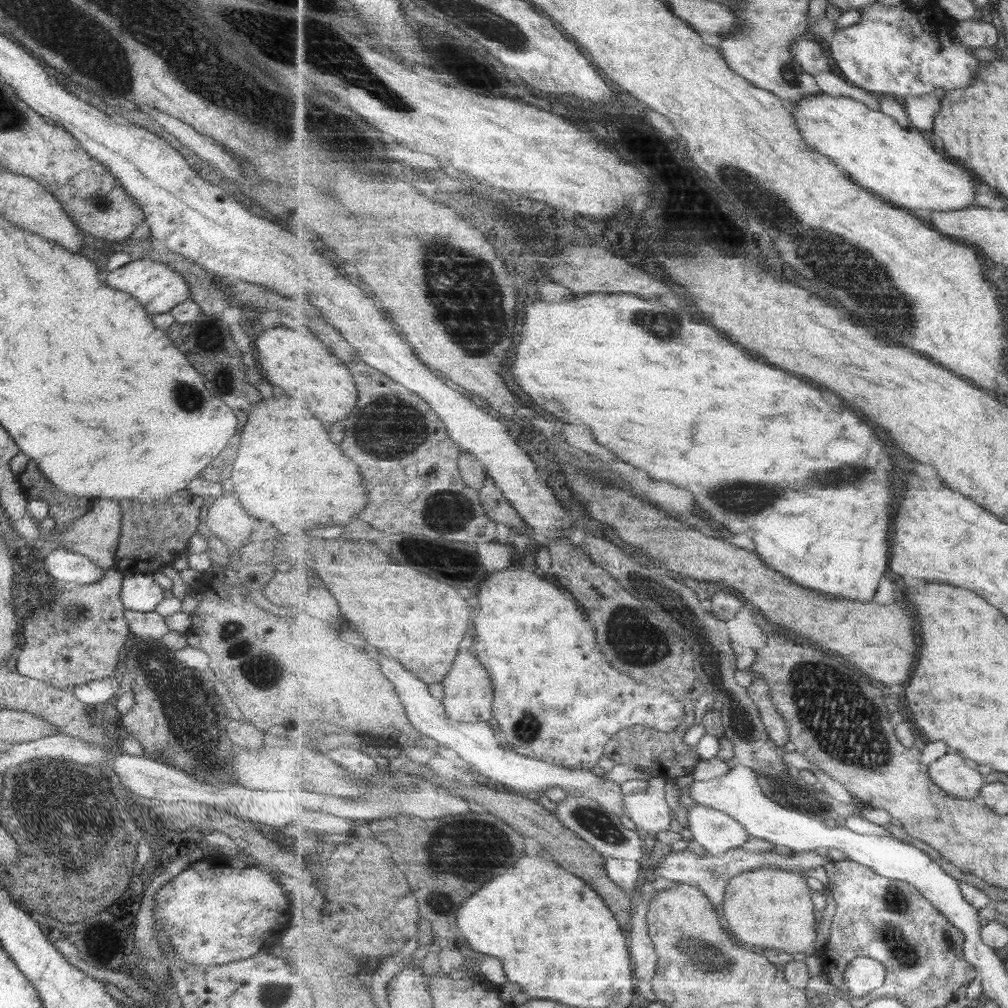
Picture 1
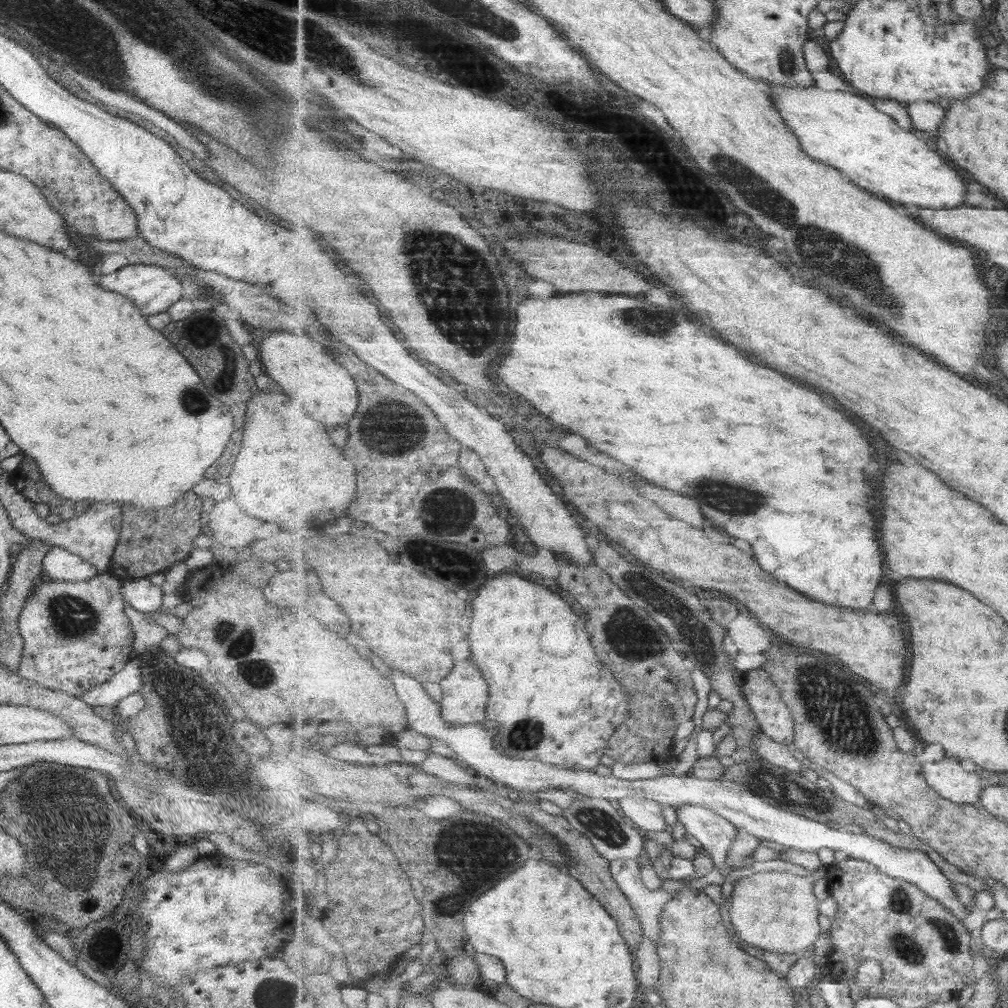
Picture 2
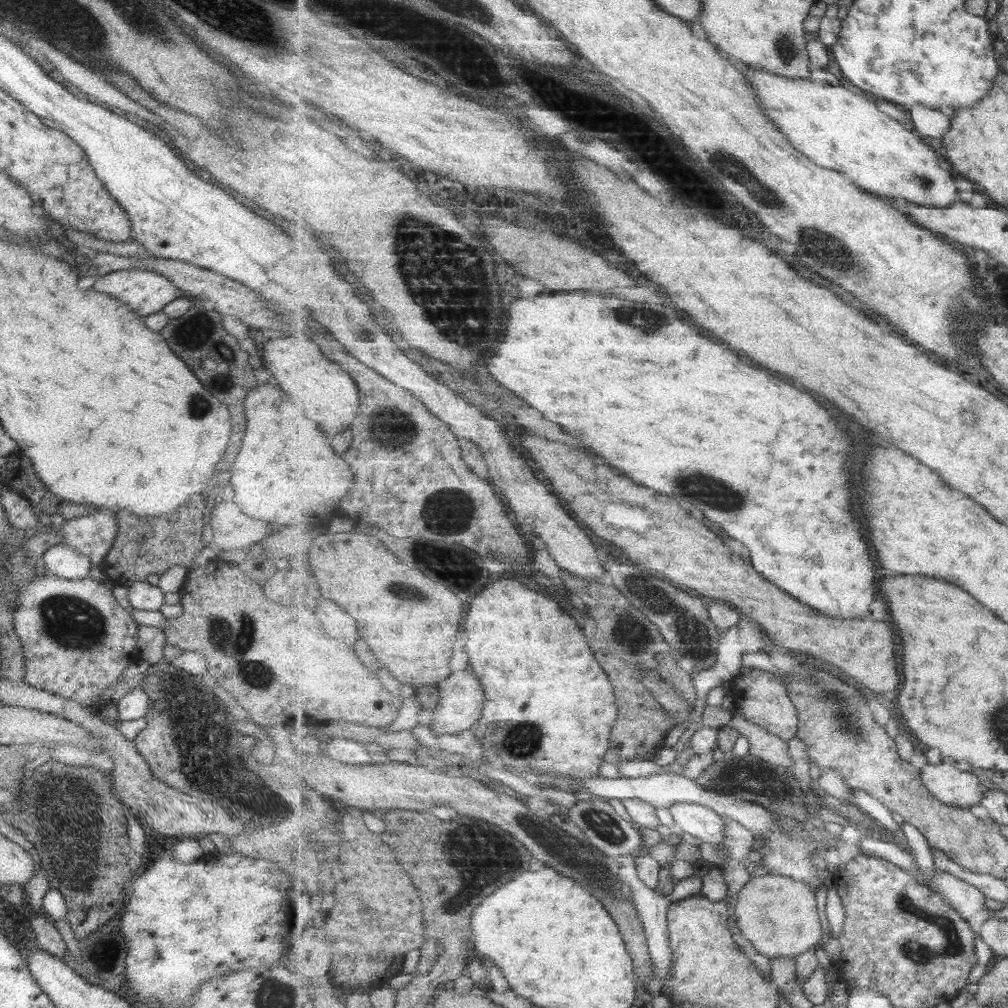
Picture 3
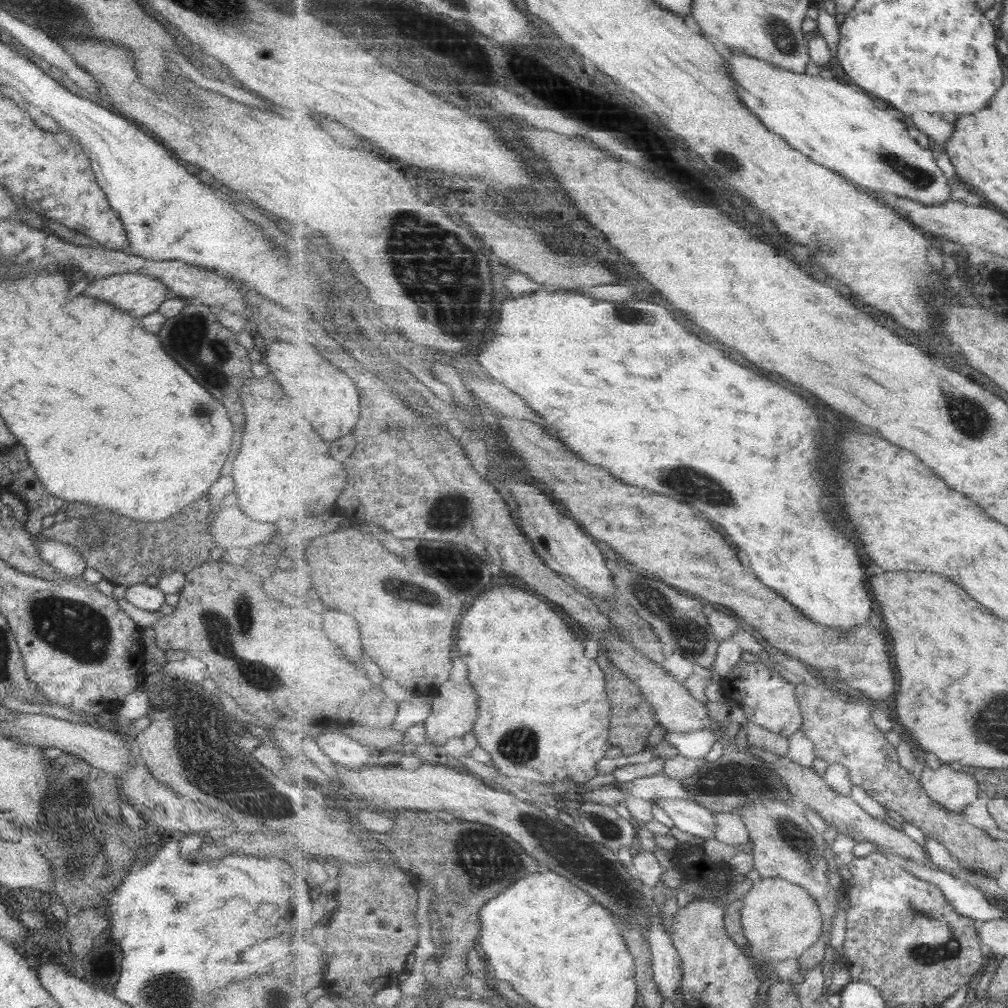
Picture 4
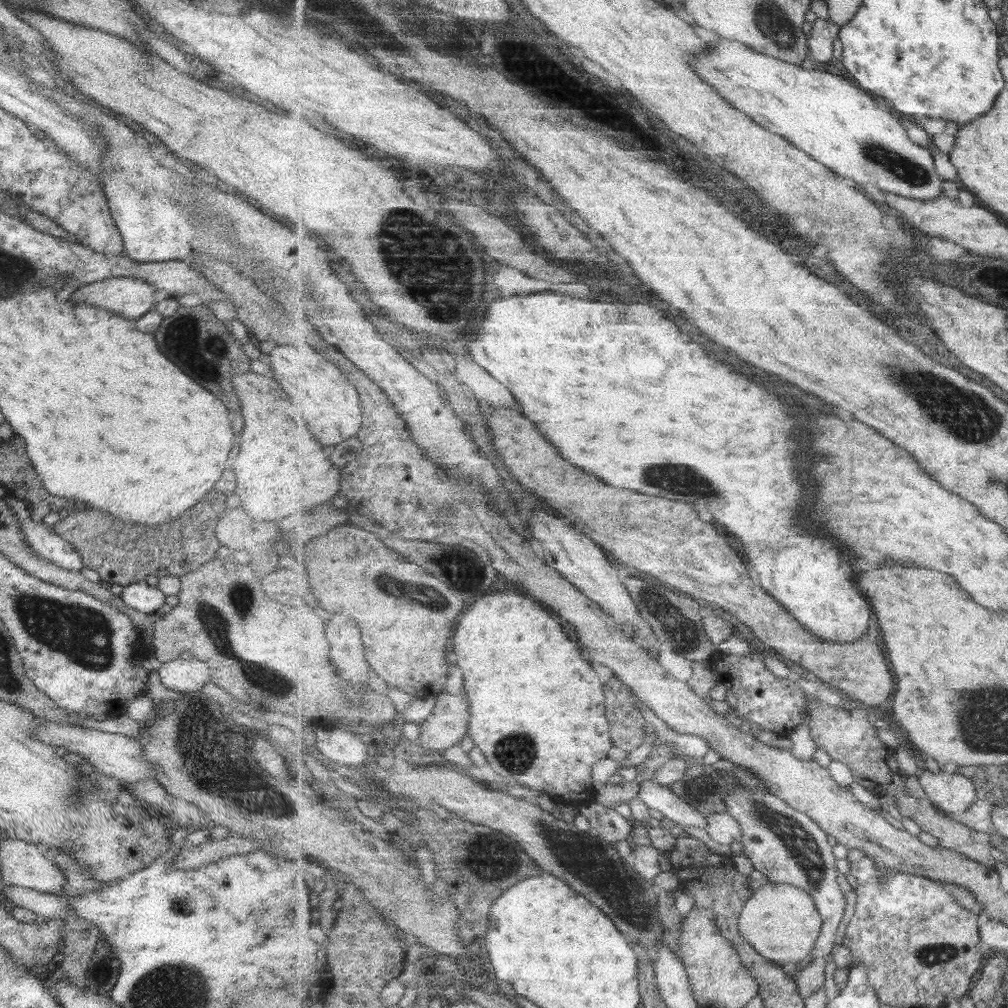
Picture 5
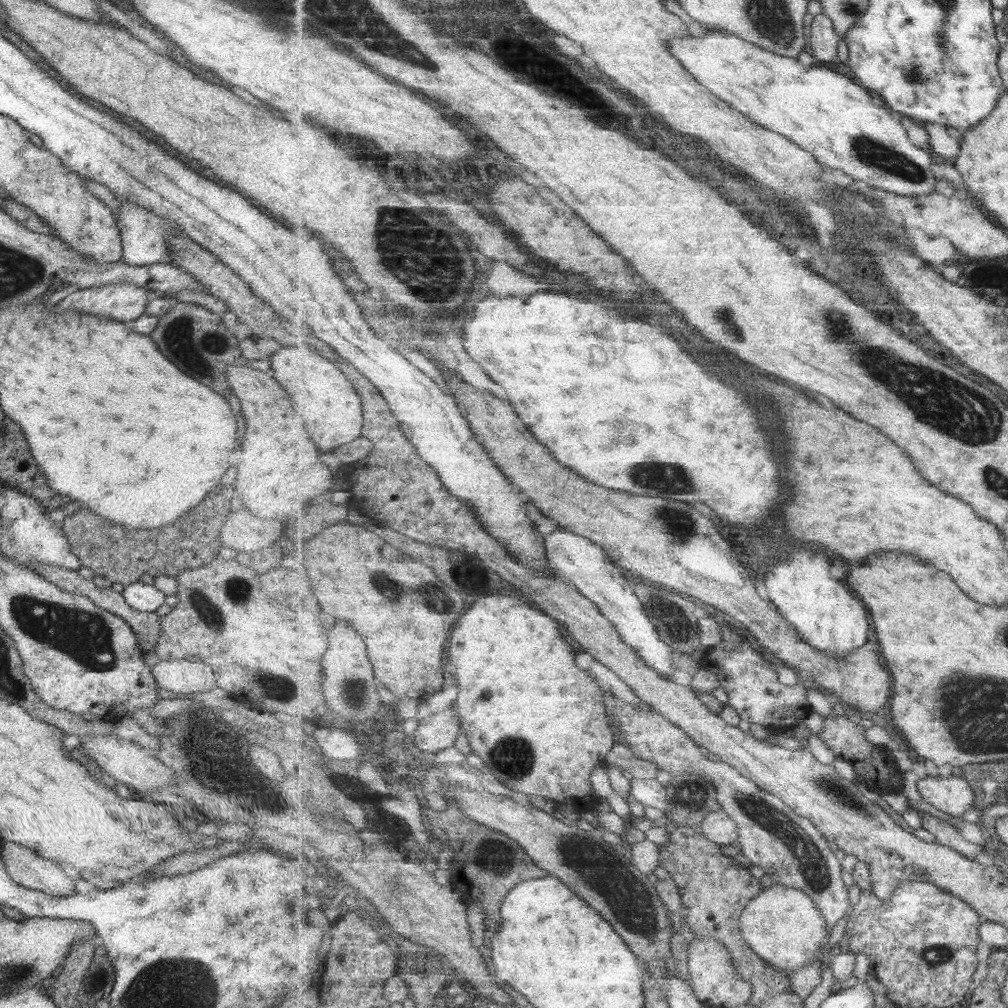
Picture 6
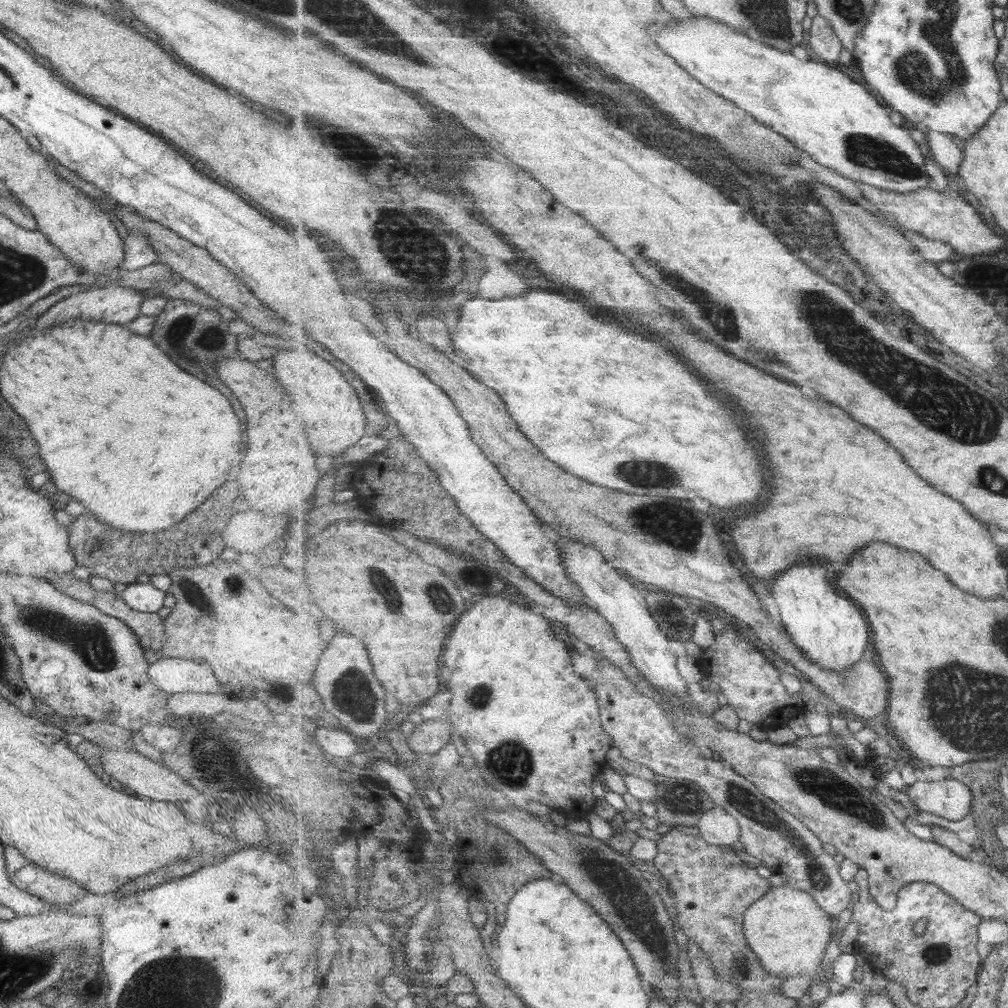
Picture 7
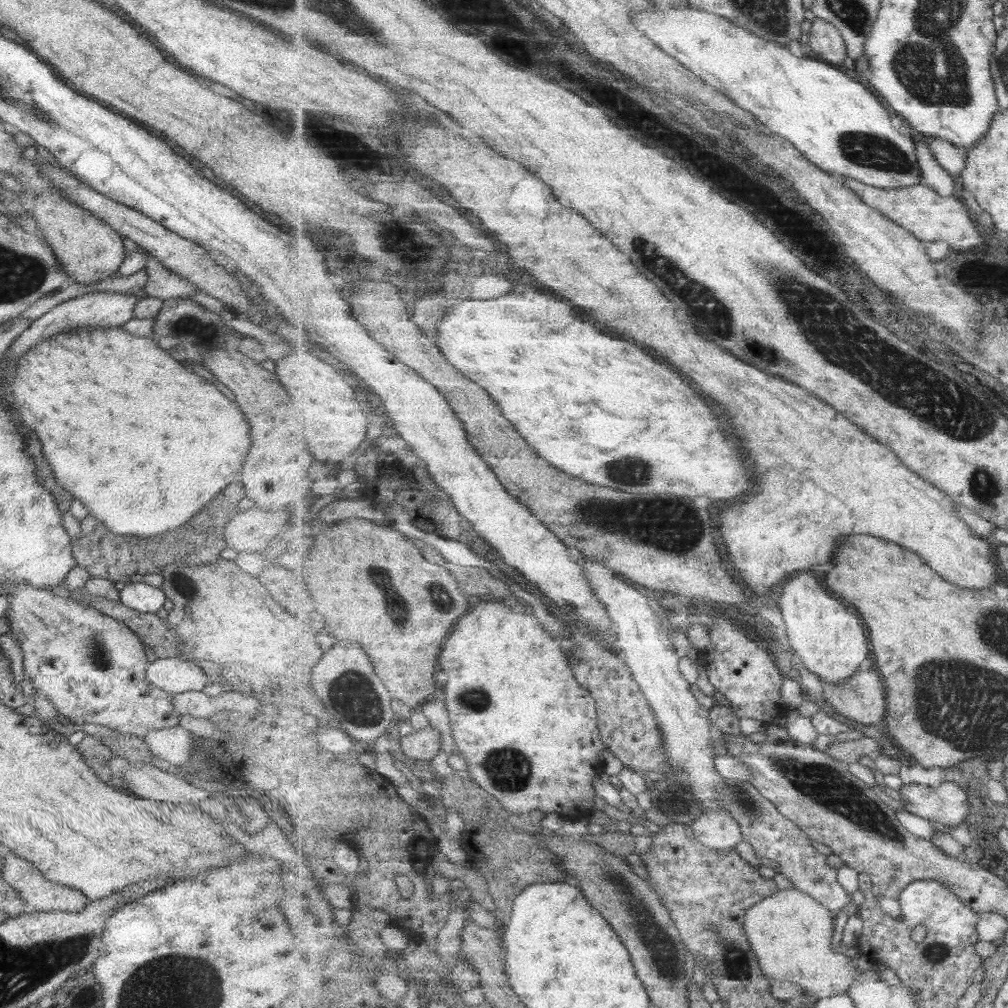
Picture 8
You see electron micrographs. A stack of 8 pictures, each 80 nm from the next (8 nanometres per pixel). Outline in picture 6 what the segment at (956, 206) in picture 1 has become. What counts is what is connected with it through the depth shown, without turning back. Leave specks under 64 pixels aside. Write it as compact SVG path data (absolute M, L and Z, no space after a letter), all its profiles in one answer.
M709 29L705 36L673 40L669 48L703 86L709 86L713 94L723 98L753 122L777 131L804 147L820 163L841 170L855 181L861 180L900 196L933 194L937 180L931 170L933 160L929 152L909 140L903 124L891 118L887 106L881 108L881 104L875 104L875 100L871 100L870 89L863 88L863 84L857 86L851 78L829 68L805 66L798 58L777 54L727 31Z

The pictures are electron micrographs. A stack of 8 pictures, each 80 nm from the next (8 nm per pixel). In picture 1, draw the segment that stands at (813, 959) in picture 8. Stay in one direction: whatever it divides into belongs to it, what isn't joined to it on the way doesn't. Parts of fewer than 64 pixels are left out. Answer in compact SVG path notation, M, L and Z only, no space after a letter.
M762 867L735 876L727 886L724 917L741 944L756 949L777 949L798 957L813 956L817 930L815 904L807 880L798 872Z

